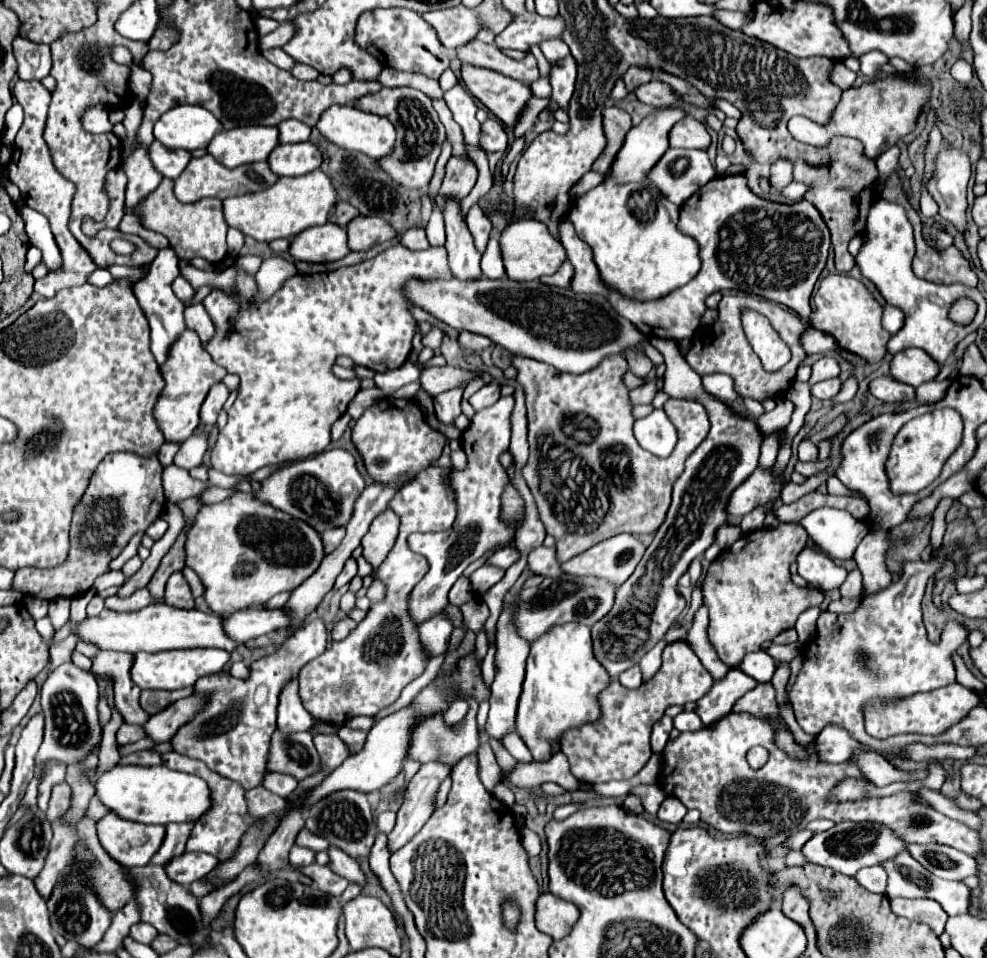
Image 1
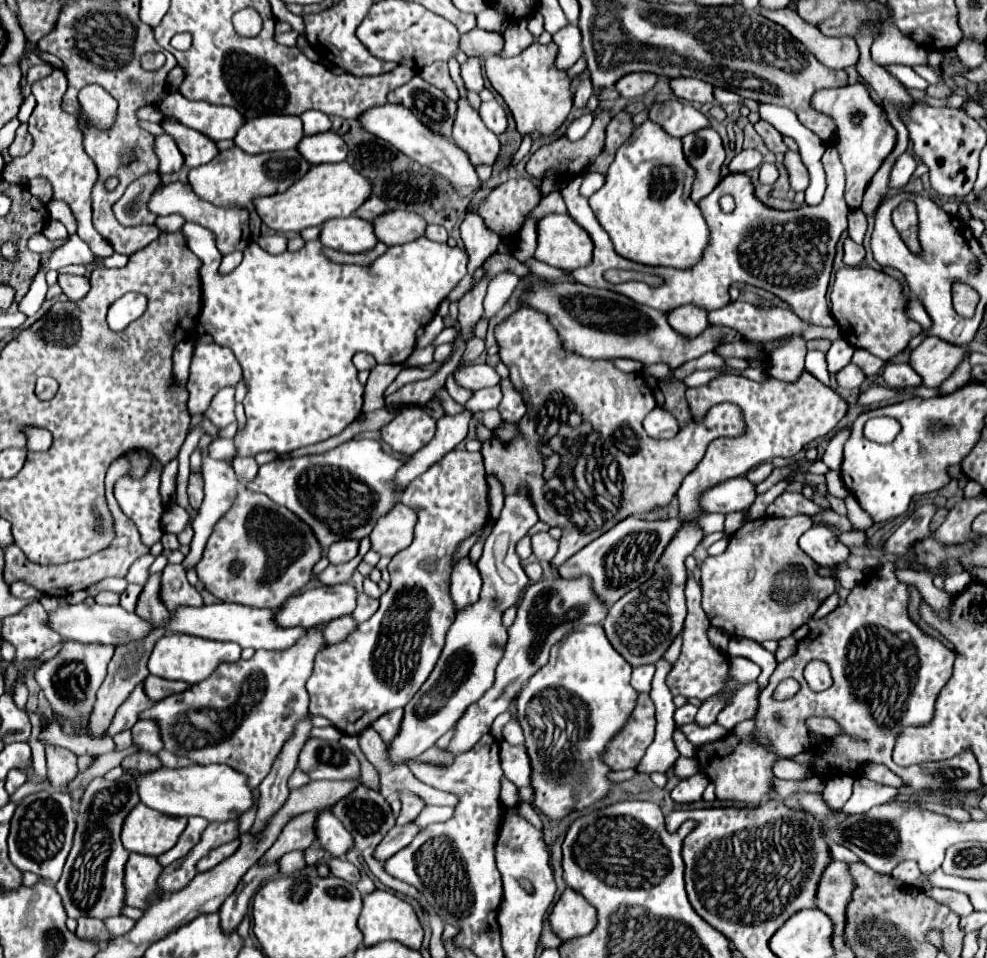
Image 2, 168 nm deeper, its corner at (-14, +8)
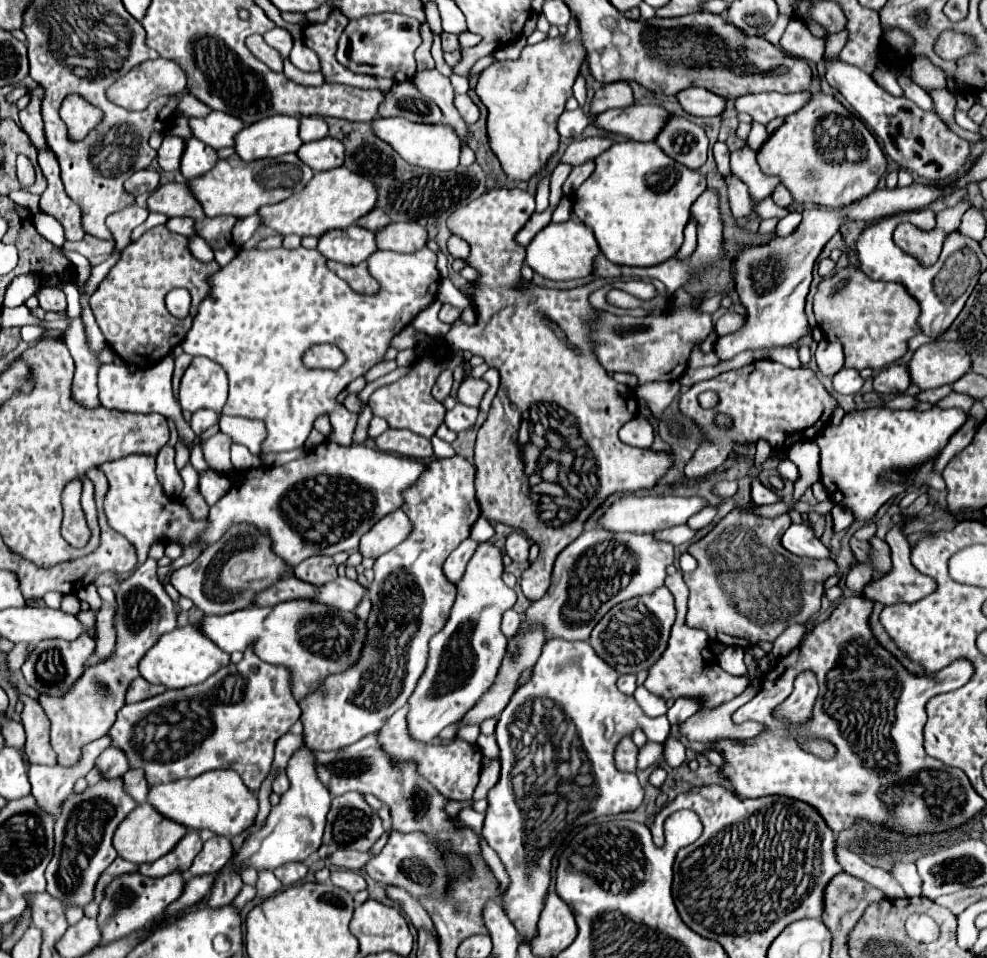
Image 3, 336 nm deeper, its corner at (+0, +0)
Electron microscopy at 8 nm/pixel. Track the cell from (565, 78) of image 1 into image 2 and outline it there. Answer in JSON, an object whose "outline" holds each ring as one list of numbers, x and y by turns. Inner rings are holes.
{"outline":[[584,71,584,73,578,75,578,85,576,85,576,91,574,91,574,105,576,107,586,107,590,95,592,95,592,85,590,85,588,71]]}

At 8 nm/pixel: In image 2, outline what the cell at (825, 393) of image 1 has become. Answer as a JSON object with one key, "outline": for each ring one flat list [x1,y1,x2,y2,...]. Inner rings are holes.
{"outline":[[852,363,836,373,838,387,842,387,842,389,858,389,864,379,866,379,866,375,856,365,852,365]]}

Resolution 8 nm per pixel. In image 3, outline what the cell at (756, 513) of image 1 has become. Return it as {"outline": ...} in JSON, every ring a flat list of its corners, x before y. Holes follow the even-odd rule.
{"outline":[[826,339,820,341,818,349,816,349,816,363,824,375,834,377,834,373,838,373,844,367,842,345,838,341,834,341,834,343,830,343]]}

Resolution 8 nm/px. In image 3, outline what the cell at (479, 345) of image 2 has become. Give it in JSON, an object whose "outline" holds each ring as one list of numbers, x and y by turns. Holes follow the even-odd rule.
{"outline":[[446,369,446,371,442,371,442,375,436,381,436,385,432,389,432,397,442,403,450,395,450,389,452,389,452,373]]}

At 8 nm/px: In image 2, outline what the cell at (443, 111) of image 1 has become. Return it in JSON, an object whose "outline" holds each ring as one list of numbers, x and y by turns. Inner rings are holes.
{"outline":[[440,61,440,63,432,63,432,65,428,65,428,67,422,67,422,69,420,69,420,77,426,79,428,83,440,87,452,101,458,101,458,99,460,99,460,97,458,97,458,89,456,89,454,81,452,81,450,75,448,75,448,65,446,65,446,63]]}

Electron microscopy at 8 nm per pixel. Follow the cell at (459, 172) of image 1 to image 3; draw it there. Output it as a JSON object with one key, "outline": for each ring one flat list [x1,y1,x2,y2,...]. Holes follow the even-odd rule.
{"outline":[[422,69,416,71,414,85,442,109,442,123,454,127,458,137,466,141,466,123,462,121,462,117,458,115,452,103,454,89,450,85,450,79,440,75,436,69]]}

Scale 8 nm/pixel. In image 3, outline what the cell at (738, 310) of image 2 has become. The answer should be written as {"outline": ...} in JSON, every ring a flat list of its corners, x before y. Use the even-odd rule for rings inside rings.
{"outline":[[728,311,728,313,724,313,724,315,716,321,714,329,716,329,718,335,728,335,728,333,738,331,738,329,744,325,744,321,746,321,744,315,738,315,738,313,730,313,730,311]]}

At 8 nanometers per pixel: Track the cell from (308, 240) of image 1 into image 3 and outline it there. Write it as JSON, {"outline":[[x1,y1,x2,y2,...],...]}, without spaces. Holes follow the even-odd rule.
{"outline":[[350,225,346,229,328,231,320,237,318,251,332,261,346,265,358,265,366,261,376,251,376,235,360,225]]}

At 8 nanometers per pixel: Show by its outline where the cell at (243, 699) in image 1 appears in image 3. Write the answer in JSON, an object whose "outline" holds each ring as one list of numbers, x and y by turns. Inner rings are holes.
{"outline":[[246,651,244,659,238,665,230,663,198,685,190,685,184,689,166,689,162,695,124,705,118,711,118,719,110,727,108,735,112,739,110,747,118,747,120,751,124,751,130,769,144,771,148,789,160,783,196,777,210,769,234,769,250,791,258,791,266,775,270,775,276,739,284,735,298,719,300,707,292,697,290,673,286,671,286,667,262,663,254,655,254,651]]}

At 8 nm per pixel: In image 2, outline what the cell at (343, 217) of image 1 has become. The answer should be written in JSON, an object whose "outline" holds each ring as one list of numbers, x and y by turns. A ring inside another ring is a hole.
{"outline":[[370,195,370,197,360,205,360,211,356,211,356,215,358,215,360,219,372,221,372,219,376,219,378,215,382,215,384,211,386,211,384,201,378,199,378,197,374,197,374,195]]}

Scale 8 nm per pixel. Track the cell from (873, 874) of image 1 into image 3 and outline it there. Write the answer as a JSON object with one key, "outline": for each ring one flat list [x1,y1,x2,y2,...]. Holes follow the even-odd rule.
{"outline":[[898,863,894,867,892,875,904,887,908,897,920,897,922,895,922,879,920,879,914,863]]}

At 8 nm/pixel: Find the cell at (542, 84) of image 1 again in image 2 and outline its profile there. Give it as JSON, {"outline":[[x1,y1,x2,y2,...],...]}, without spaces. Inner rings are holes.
{"outline":[[566,25,554,35,554,43,558,45,558,53,556,53,556,69,558,71,570,69,582,57,580,39,582,39,582,35,576,25]]}

